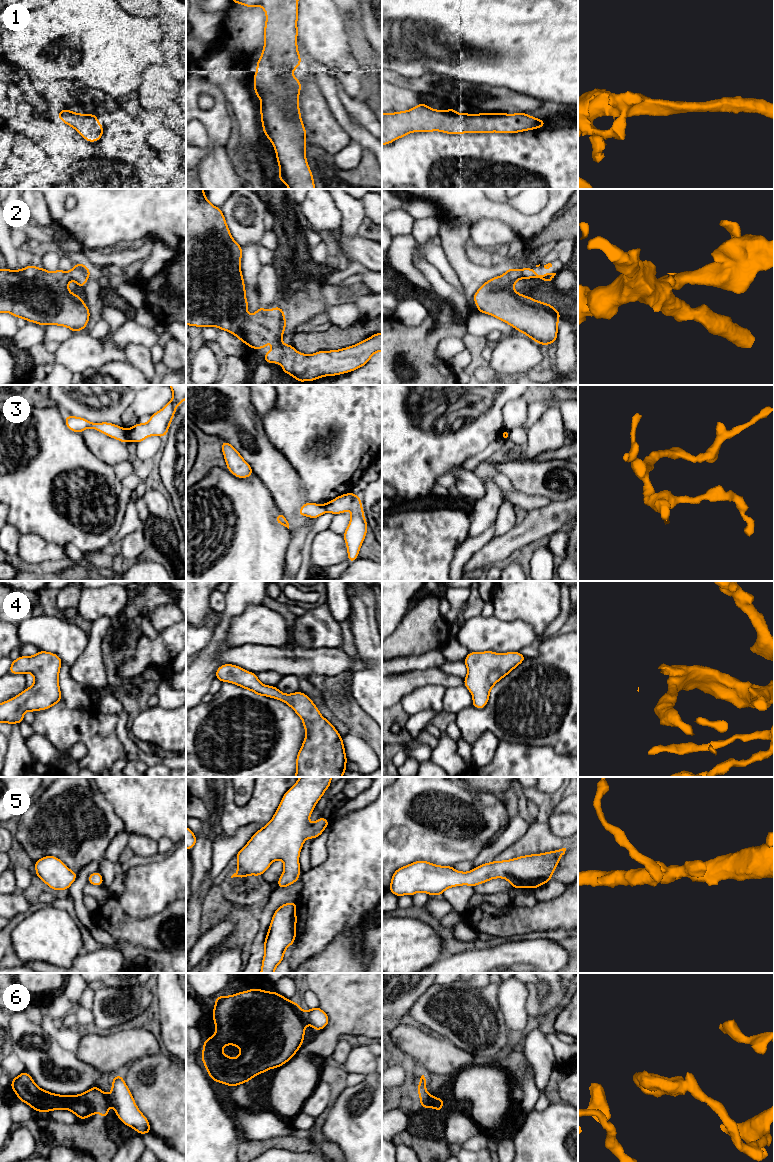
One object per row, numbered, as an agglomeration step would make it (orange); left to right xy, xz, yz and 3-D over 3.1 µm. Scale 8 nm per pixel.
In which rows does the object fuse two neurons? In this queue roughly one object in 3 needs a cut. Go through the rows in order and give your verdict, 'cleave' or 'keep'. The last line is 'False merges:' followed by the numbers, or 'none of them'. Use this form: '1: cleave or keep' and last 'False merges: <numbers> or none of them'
1: keep
2: keep
3: cleave
4: keep
5: keep
6: cleave
False merges: 3, 6

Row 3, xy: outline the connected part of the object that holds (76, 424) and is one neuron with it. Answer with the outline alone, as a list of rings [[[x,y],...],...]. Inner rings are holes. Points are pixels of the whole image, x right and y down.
[[[66,416],[65,424],[69,430],[73,432],[82,433],[87,428],[93,428],[111,438],[115,438],[123,443],[130,441],[129,430],[121,428],[116,424],[108,422],[103,423],[92,423],[87,419],[75,416]]]

